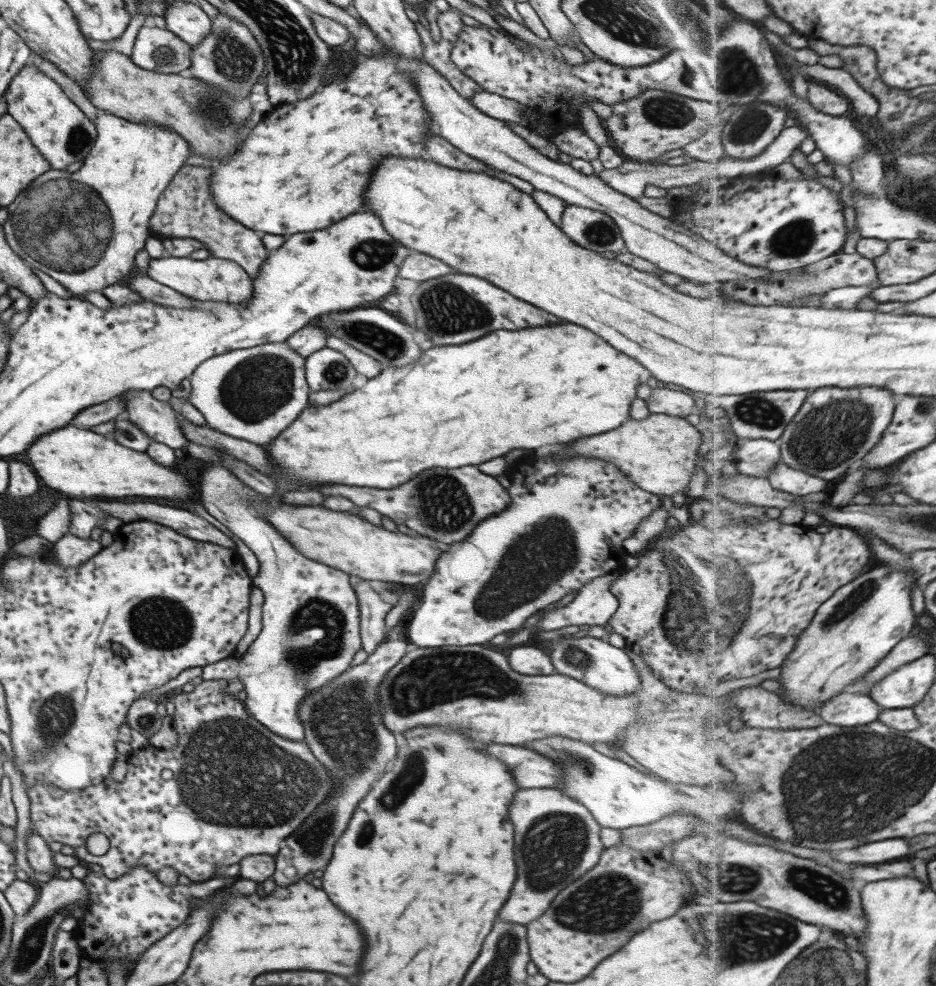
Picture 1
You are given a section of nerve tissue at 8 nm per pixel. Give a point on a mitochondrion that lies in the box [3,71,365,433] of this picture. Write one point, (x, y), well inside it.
(66, 224)

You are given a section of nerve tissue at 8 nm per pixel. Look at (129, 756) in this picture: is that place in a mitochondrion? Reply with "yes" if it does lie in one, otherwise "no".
no

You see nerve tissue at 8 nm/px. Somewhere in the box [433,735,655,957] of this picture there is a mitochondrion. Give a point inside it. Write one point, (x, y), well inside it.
(550, 852)

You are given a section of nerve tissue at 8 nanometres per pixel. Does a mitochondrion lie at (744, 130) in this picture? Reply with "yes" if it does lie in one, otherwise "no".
yes

